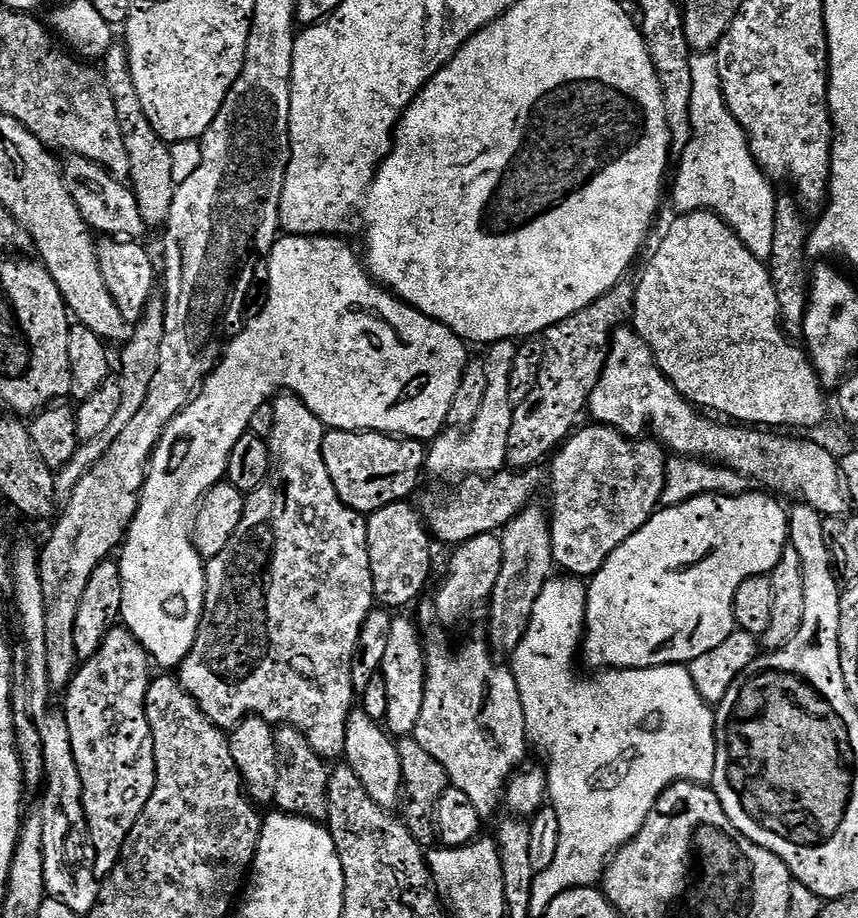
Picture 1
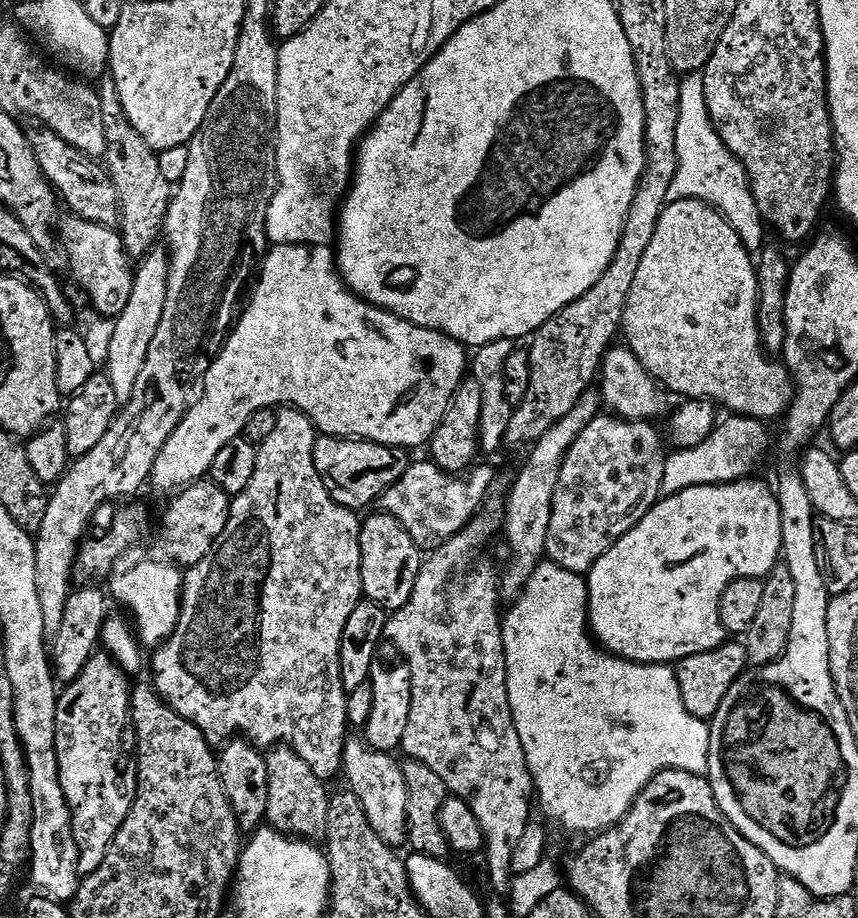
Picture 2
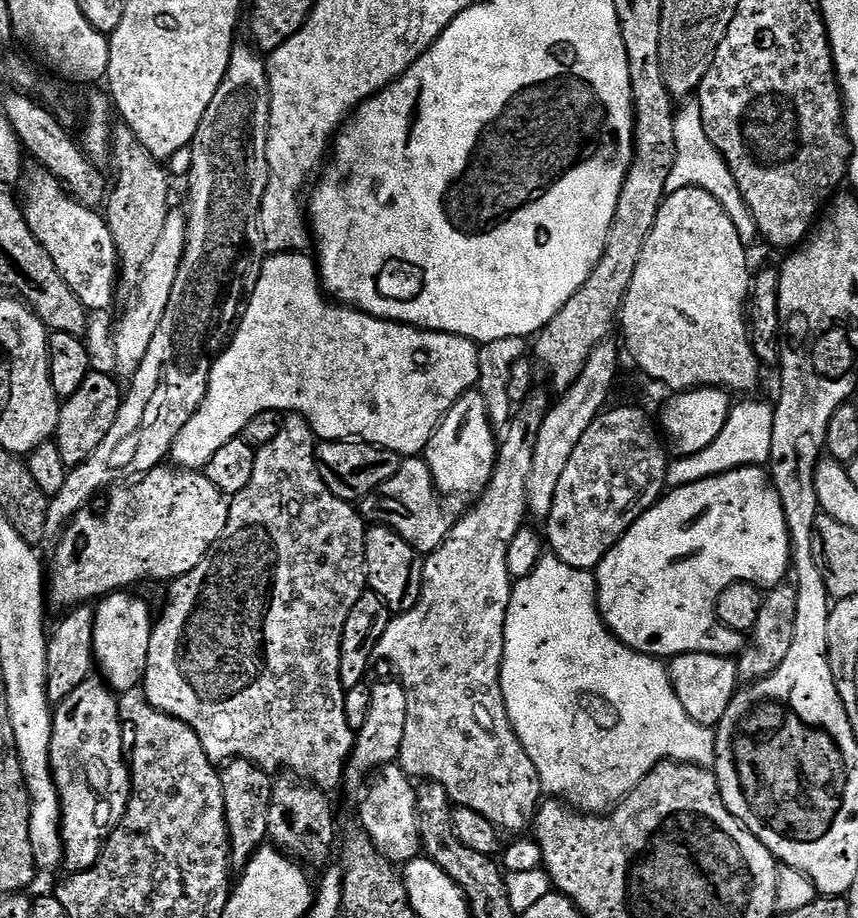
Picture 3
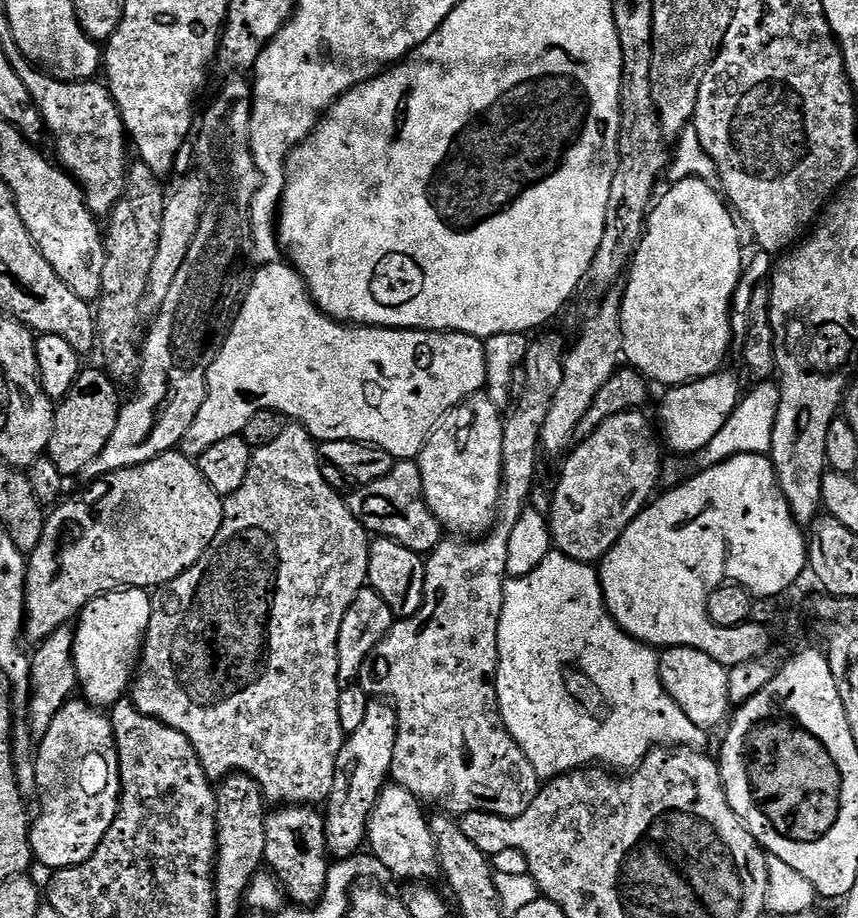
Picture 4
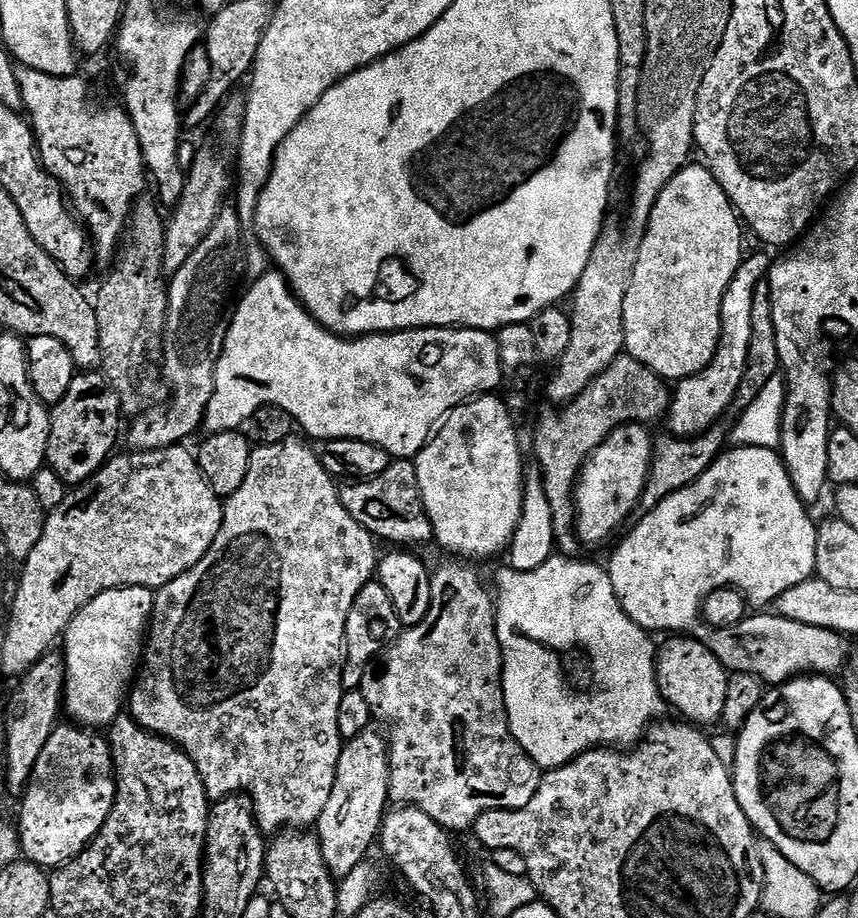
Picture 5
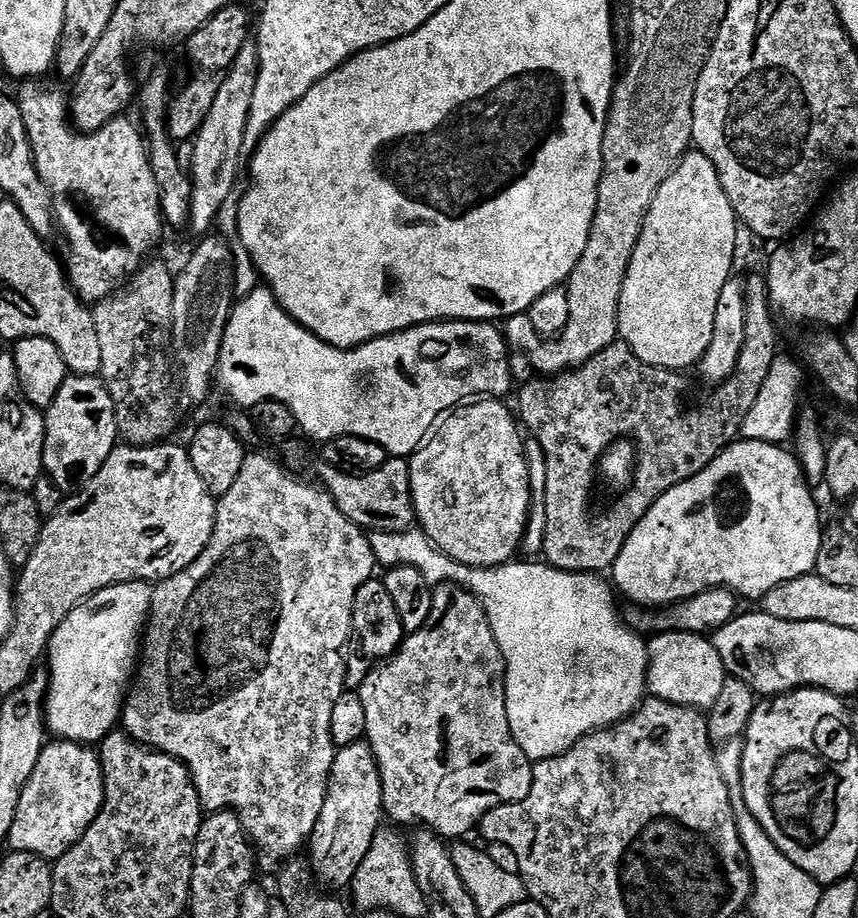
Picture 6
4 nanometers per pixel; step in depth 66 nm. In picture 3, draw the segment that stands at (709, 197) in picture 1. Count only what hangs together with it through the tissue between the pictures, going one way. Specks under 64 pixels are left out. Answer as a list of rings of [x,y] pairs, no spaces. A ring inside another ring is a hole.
[[[692,98],[679,105],[674,122],[674,138],[676,139],[676,157],[674,166],[670,170],[670,178],[666,180],[666,193],[677,192],[683,188],[701,188],[714,194],[714,198],[718,198],[726,214],[730,214],[744,245],[751,245],[752,239],[757,239],[758,236],[756,223],[752,221],[752,216],[748,213],[748,207],[738,190],[738,182],[730,166],[722,158],[722,154],[718,154],[710,138],[706,138],[699,99]]]

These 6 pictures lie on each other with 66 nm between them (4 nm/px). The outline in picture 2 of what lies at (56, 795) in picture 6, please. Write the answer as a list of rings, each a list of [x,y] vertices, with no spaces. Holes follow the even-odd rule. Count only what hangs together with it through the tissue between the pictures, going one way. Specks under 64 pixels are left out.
[[[93,654],[90,662],[86,662],[86,670],[82,670],[80,677],[59,693],[56,702],[56,753],[62,790],[72,811],[73,836],[80,851],[77,870],[81,877],[94,874],[94,870],[102,866],[112,839],[118,834],[122,822],[126,822],[136,797],[136,765],[124,757],[124,727],[130,724],[128,680],[129,677],[111,656]]]

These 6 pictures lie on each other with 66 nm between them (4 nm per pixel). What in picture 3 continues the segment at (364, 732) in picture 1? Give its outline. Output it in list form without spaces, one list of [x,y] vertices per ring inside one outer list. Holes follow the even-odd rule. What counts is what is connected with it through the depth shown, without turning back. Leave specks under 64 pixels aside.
[[[399,763],[377,768],[367,781],[368,793],[360,808],[362,830],[370,842],[393,866],[403,866],[421,855],[420,815],[416,801],[416,784],[405,774]]]

